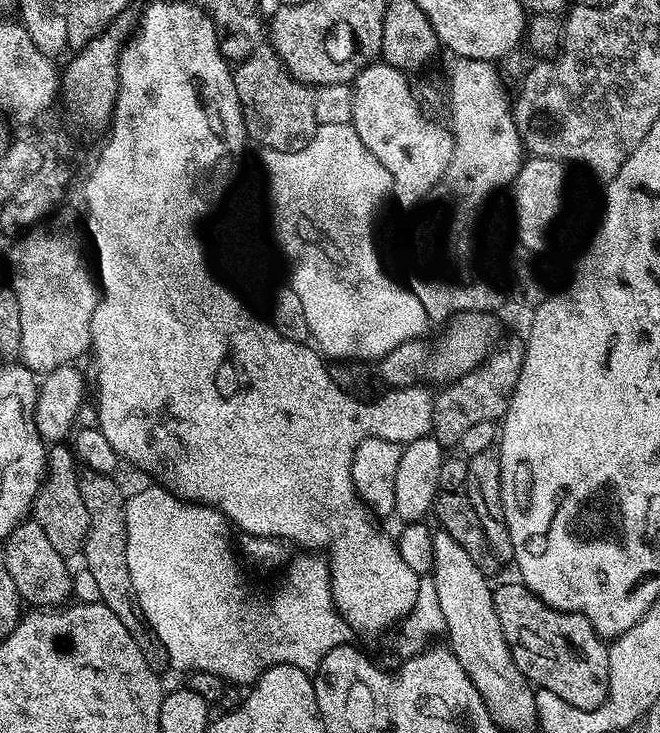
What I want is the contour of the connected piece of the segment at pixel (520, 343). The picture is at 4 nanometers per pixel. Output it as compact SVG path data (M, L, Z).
M523 339L507 340L489 352L477 368L443 385L435 393L431 435L442 447L455 449L468 427L475 426L477 422L499 421L506 414L512 400L512 391L516 389L518 374L522 370L525 345Z

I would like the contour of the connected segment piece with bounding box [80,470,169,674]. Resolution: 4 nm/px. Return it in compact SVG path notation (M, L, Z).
M91 470L85 471L80 478L82 502L86 502L86 514L90 514L88 537L84 539L82 549L83 567L94 577L103 604L114 610L114 614L118 614L122 626L126 626L134 642L138 642L146 662L160 674L163 673L163 668L169 667L168 655L160 639L152 633L152 629L140 615L140 609L134 599L130 570L126 566L126 492L112 479L111 475Z

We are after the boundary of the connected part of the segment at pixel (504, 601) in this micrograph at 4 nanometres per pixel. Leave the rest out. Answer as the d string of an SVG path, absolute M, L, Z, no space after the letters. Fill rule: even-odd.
M519 582L497 583L492 597L510 654L529 684L558 694L560 699L582 711L592 711L607 700L609 645L585 616L559 612Z

